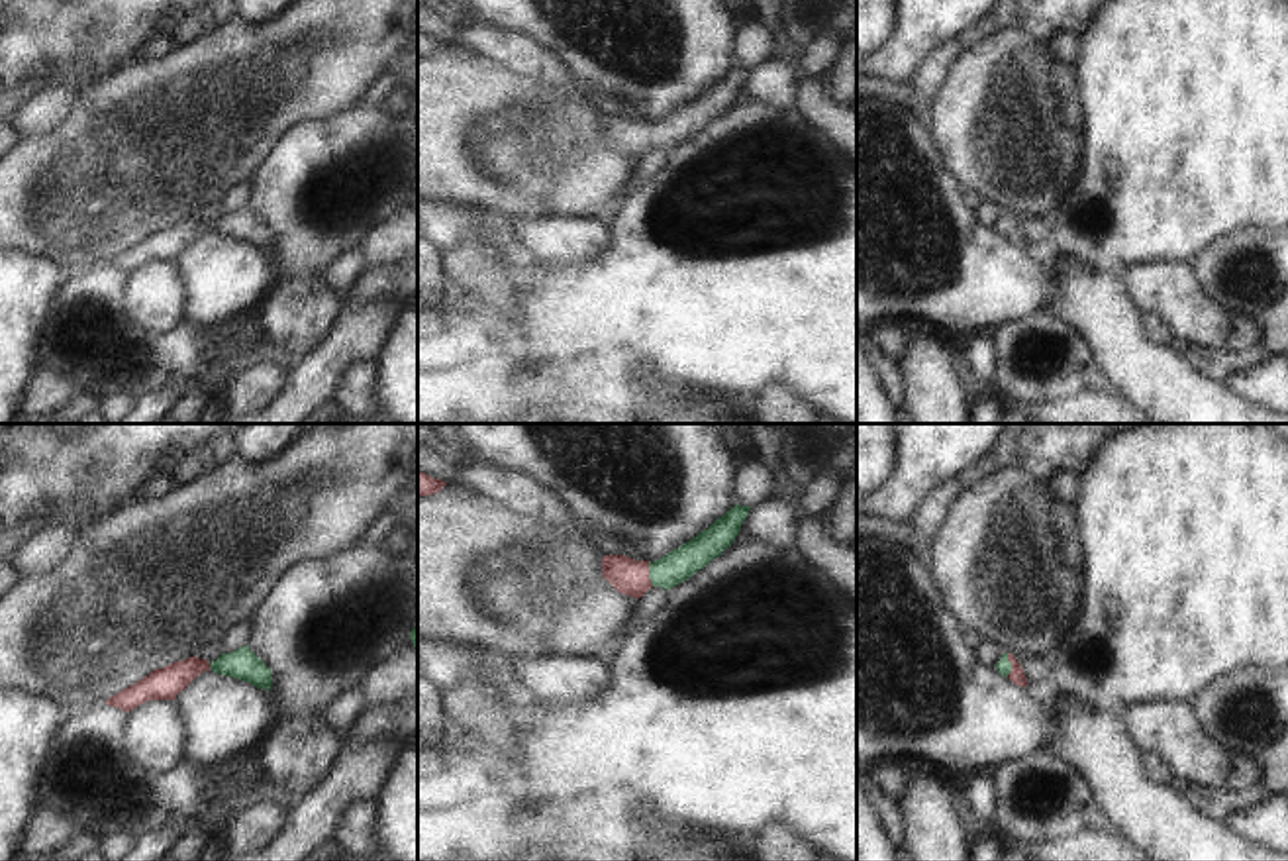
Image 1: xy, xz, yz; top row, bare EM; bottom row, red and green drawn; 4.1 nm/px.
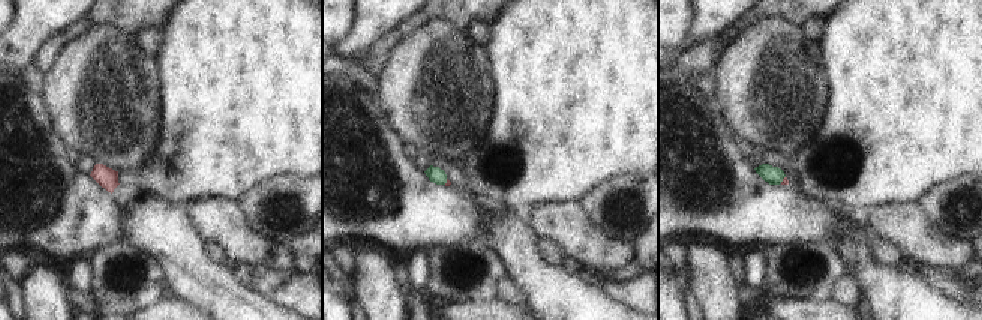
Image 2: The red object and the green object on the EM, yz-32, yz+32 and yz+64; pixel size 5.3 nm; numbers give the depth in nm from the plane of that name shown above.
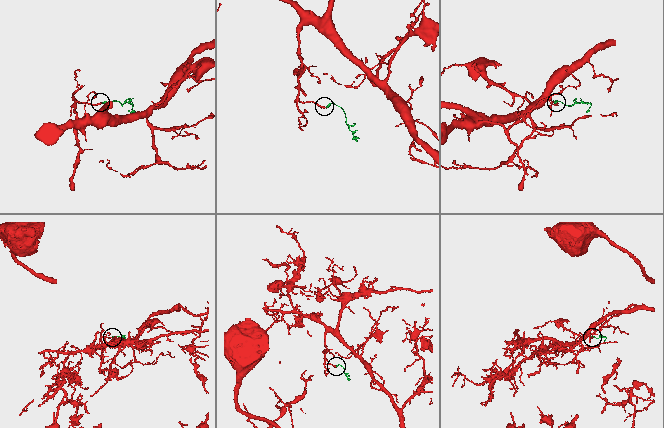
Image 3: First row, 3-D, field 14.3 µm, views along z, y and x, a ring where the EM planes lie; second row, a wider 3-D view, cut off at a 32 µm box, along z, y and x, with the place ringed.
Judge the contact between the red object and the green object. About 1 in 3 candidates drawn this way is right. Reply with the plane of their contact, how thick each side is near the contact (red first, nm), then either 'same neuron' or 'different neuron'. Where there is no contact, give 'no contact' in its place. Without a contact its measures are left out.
contact in xz; calibres 150 and 140 nm; same neuron

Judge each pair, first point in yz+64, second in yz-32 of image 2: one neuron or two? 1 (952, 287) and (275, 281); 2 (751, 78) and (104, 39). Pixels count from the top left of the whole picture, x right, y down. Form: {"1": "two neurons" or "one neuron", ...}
{"1": "two neurons", "2": "one neuron"}

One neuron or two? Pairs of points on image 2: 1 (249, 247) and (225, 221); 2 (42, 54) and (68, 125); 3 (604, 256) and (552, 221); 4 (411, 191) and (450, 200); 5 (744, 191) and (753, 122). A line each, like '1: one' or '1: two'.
1: one
2: two
3: one
4: one
5: two

